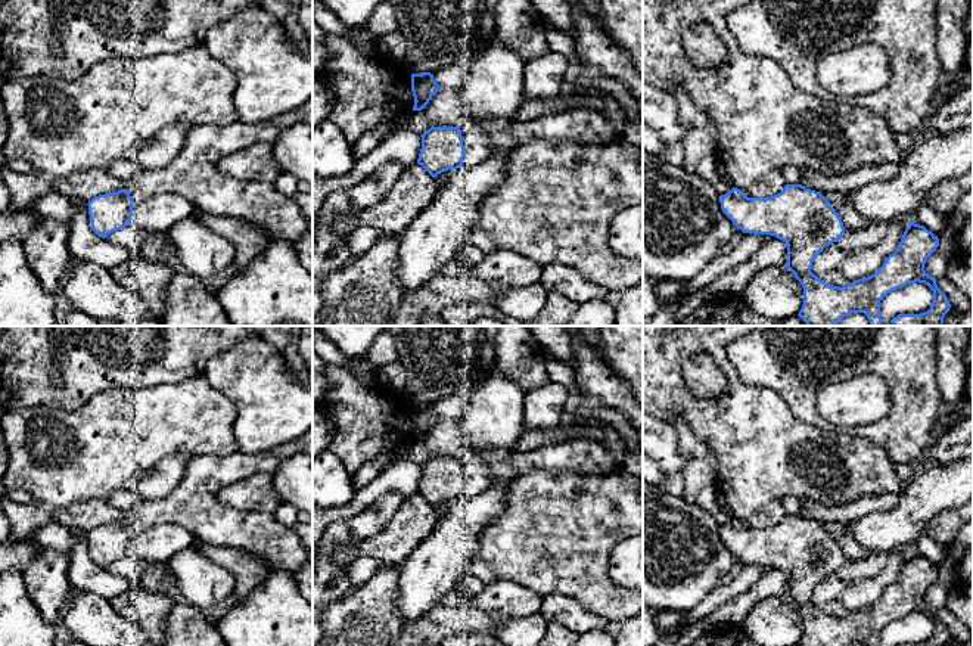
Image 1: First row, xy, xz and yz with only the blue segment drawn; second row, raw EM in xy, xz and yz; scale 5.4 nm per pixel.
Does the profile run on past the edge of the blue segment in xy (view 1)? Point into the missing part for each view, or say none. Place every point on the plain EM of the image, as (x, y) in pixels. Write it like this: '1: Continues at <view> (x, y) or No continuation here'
1: Continues at xy (193, 505)

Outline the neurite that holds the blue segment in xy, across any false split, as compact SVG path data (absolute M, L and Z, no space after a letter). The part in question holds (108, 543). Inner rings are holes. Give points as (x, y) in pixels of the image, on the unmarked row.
M313 428L298 440L259 454L245 454L237 450L230 456L211 454L192 457L186 465L183 479L168 496L143 500L137 507L127 512L125 519L99 525L88 531L91 560L105 569L108 565L131 555L134 531L159 524L178 524L190 531L196 541L240 549L254 553L262 560L268 560L279 571L293 574L308 562L305 546L295 529L279 524L274 515L264 512L234 512L221 504L217 494L234 481L249 478L255 473L274 473L286 459L298 453L313 454Z

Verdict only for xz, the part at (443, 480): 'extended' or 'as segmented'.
extended

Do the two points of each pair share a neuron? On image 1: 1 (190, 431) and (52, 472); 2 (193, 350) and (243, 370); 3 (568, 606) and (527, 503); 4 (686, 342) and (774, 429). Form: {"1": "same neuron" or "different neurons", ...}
{"1": "same neuron", "2": "different neurons", "3": "different neurons", "4": "same neuron"}

